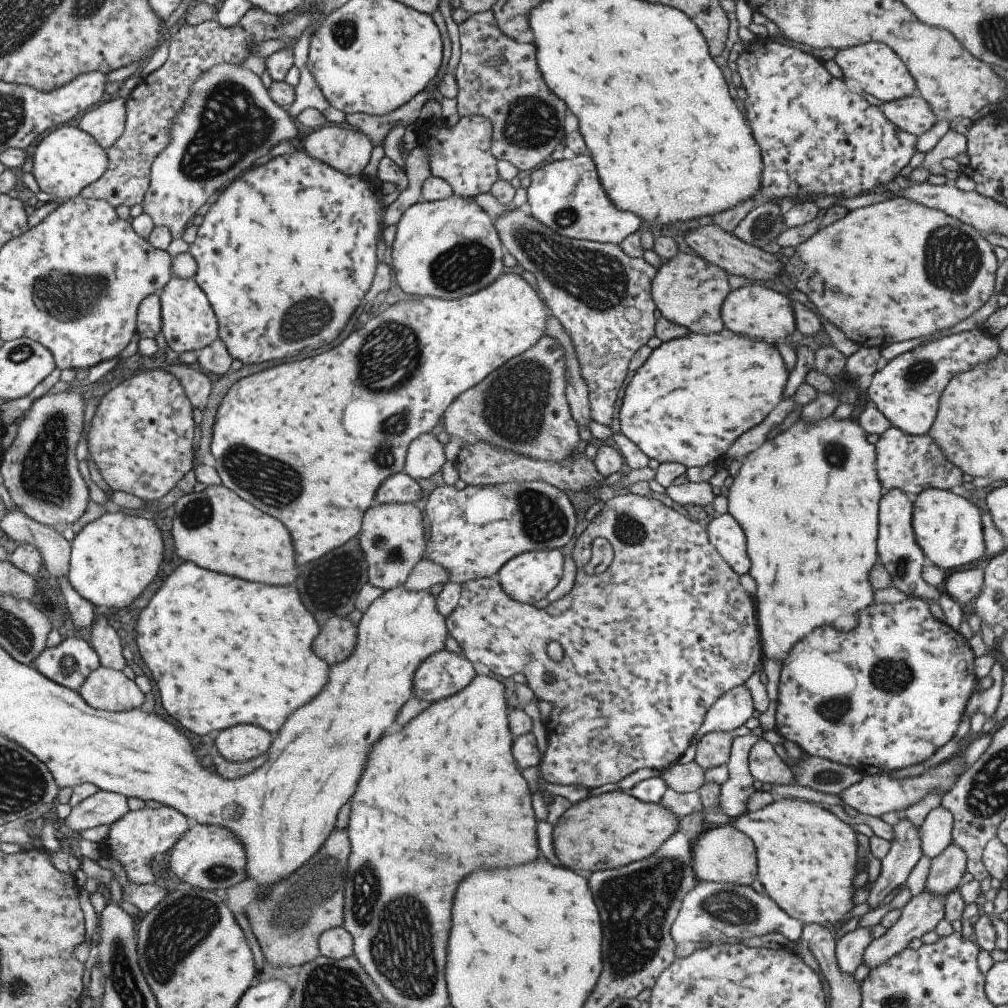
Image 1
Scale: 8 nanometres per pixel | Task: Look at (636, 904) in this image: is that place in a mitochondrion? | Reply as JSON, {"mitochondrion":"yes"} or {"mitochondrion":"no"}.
{"mitochondrion":"yes"}

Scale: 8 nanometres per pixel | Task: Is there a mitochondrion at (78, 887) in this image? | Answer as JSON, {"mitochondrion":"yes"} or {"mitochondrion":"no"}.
{"mitochondrion":"no"}

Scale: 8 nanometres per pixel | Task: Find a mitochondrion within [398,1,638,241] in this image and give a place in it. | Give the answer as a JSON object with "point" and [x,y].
{"point":[530,122]}

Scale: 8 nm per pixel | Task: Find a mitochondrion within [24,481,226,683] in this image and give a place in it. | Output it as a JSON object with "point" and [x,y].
{"point":[197,514]}

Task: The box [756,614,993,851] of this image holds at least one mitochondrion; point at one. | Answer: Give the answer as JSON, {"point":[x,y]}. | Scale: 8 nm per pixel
{"point":[889,676]}

